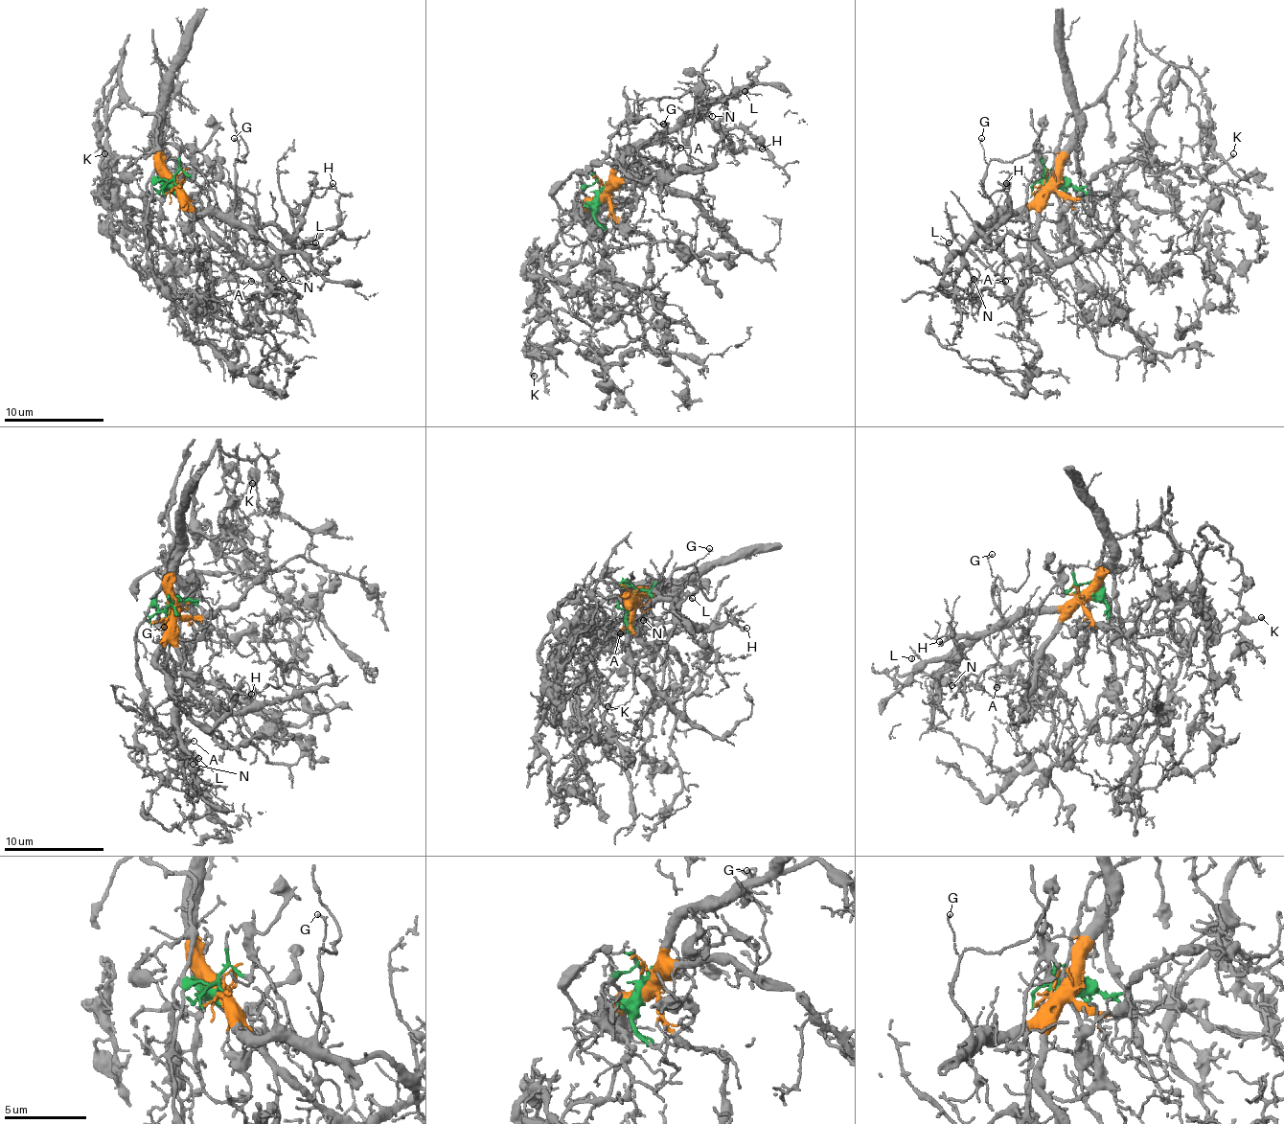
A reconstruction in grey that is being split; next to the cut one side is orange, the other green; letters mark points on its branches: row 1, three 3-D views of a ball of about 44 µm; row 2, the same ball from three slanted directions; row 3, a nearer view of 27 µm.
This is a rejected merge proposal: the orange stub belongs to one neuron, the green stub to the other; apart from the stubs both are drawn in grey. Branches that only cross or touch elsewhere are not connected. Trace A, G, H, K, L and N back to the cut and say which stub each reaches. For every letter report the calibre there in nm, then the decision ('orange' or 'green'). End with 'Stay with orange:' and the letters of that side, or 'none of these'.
A: calibre 100 nm; green
G: calibre 110 nm; orange
H: calibre 180 nm; orange
K: calibre 180 nm; green
L: calibre 90 nm; orange
N: calibre 80 nm; orange
Stay with orange: G, H, L, N

